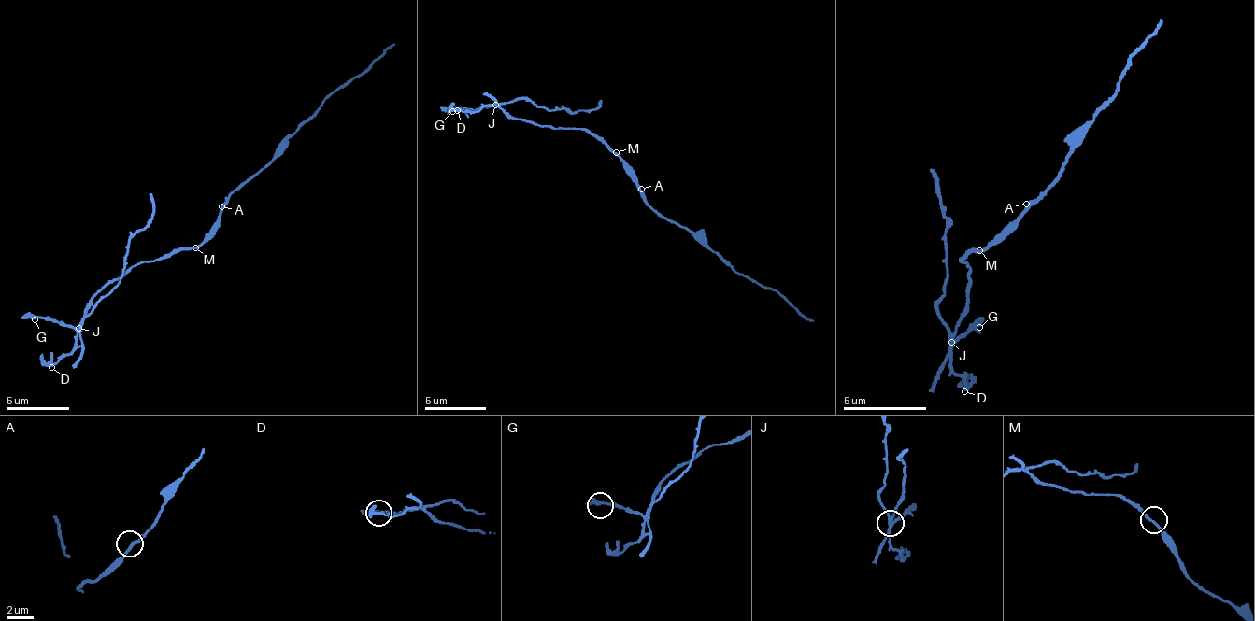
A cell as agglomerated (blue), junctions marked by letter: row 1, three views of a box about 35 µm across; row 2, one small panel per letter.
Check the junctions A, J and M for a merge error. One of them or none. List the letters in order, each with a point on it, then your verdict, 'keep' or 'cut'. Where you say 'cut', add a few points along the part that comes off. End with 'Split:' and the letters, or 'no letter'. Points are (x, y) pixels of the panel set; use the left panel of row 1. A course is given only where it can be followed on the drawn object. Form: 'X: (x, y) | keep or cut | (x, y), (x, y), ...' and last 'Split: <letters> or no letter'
A: (221, 206) | keep
J: (78, 328) | cut | (78, 327), (122, 275), (125, 246), (150, 216), (149, 194)
M: (195, 247) | keep
Split: J

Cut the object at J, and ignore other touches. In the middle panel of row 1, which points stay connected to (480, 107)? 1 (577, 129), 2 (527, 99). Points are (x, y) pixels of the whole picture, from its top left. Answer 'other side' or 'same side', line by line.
1: other side
2: same side

